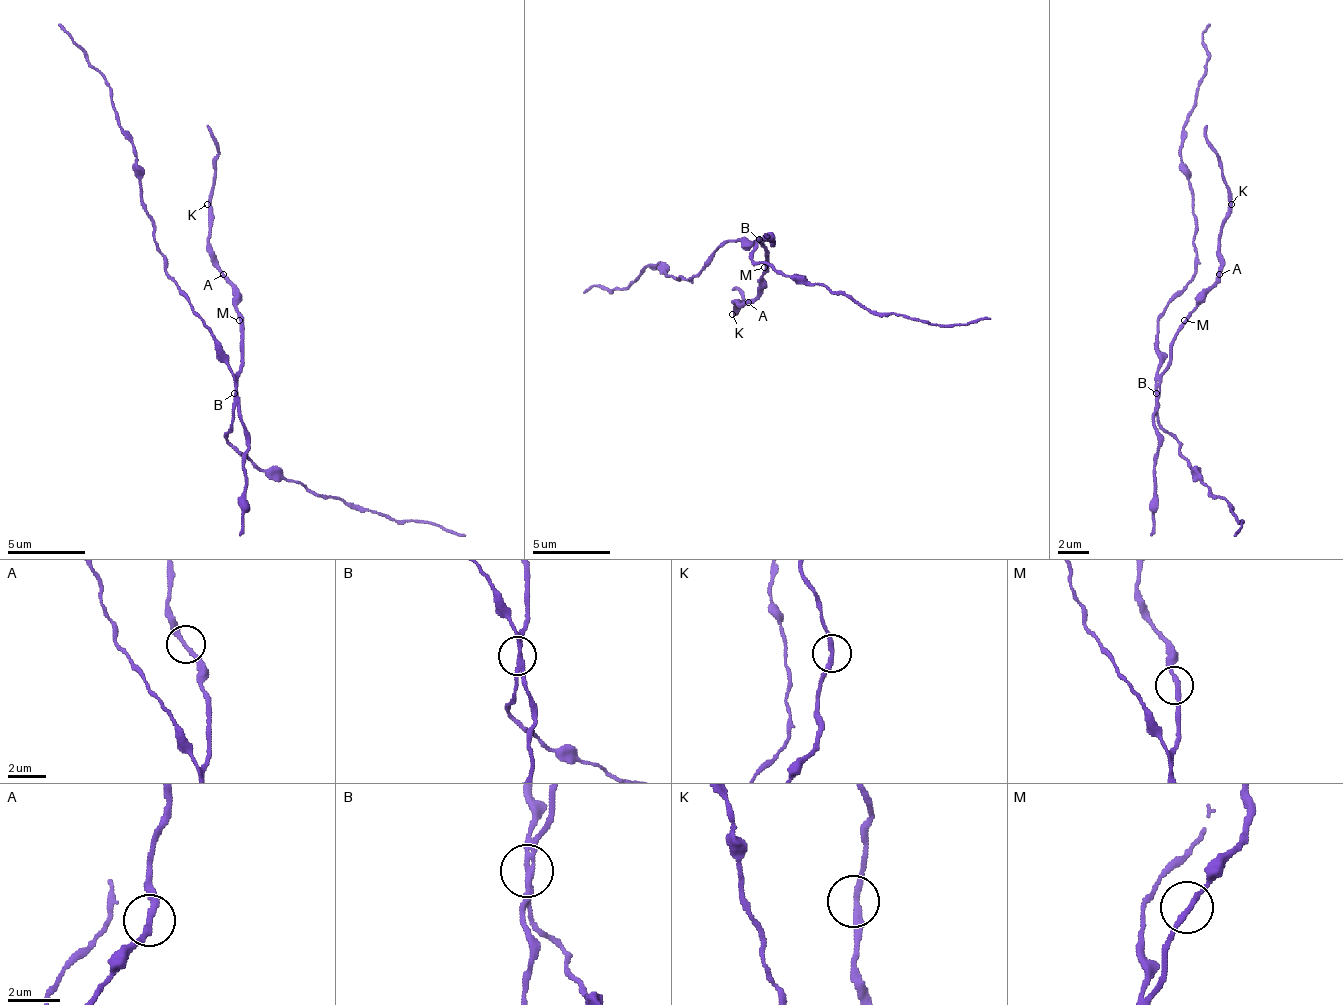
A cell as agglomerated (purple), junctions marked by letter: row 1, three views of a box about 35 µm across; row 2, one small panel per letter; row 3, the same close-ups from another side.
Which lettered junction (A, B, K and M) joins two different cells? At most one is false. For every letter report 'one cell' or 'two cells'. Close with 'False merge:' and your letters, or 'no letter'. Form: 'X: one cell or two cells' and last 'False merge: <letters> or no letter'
A: one cell
B: two cells
K: one cell
M: one cell
False merge: B

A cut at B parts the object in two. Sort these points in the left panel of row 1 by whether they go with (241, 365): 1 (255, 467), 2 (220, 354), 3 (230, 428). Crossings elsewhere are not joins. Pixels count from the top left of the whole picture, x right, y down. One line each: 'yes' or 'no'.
1: no
2: no
3: no

